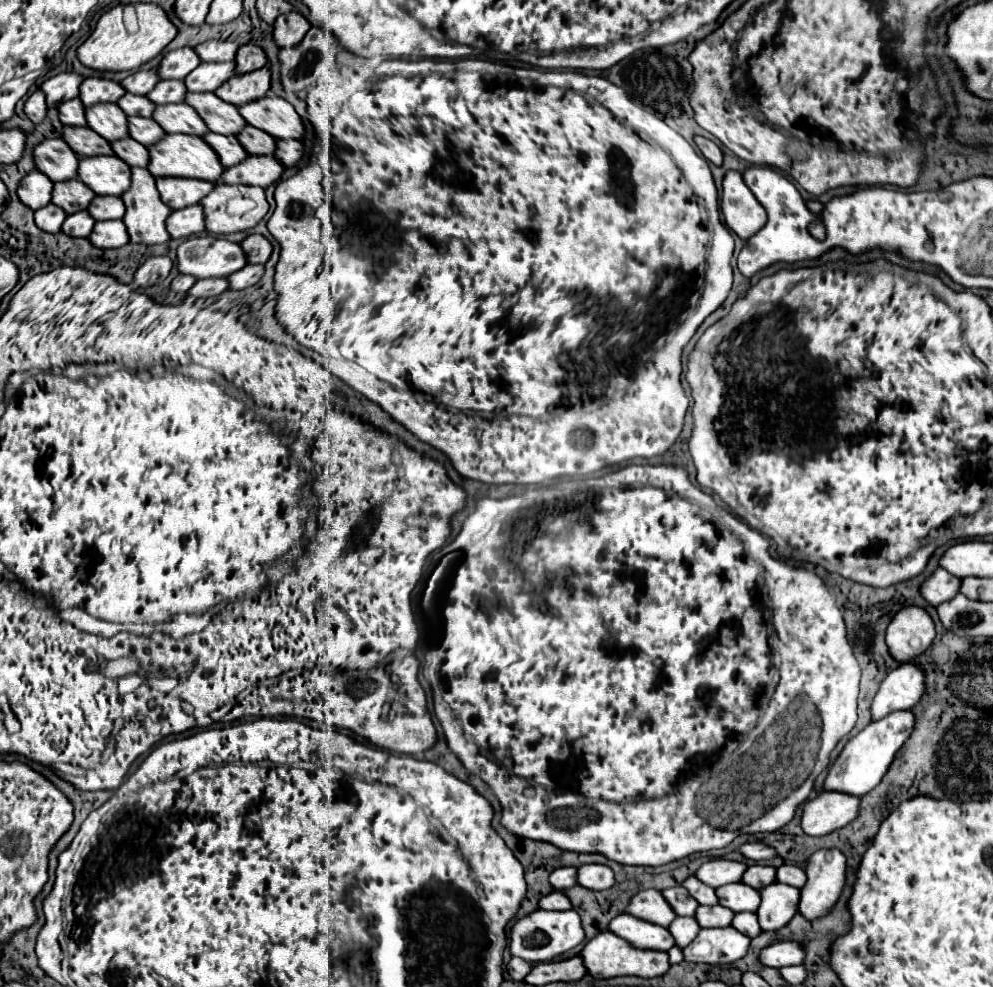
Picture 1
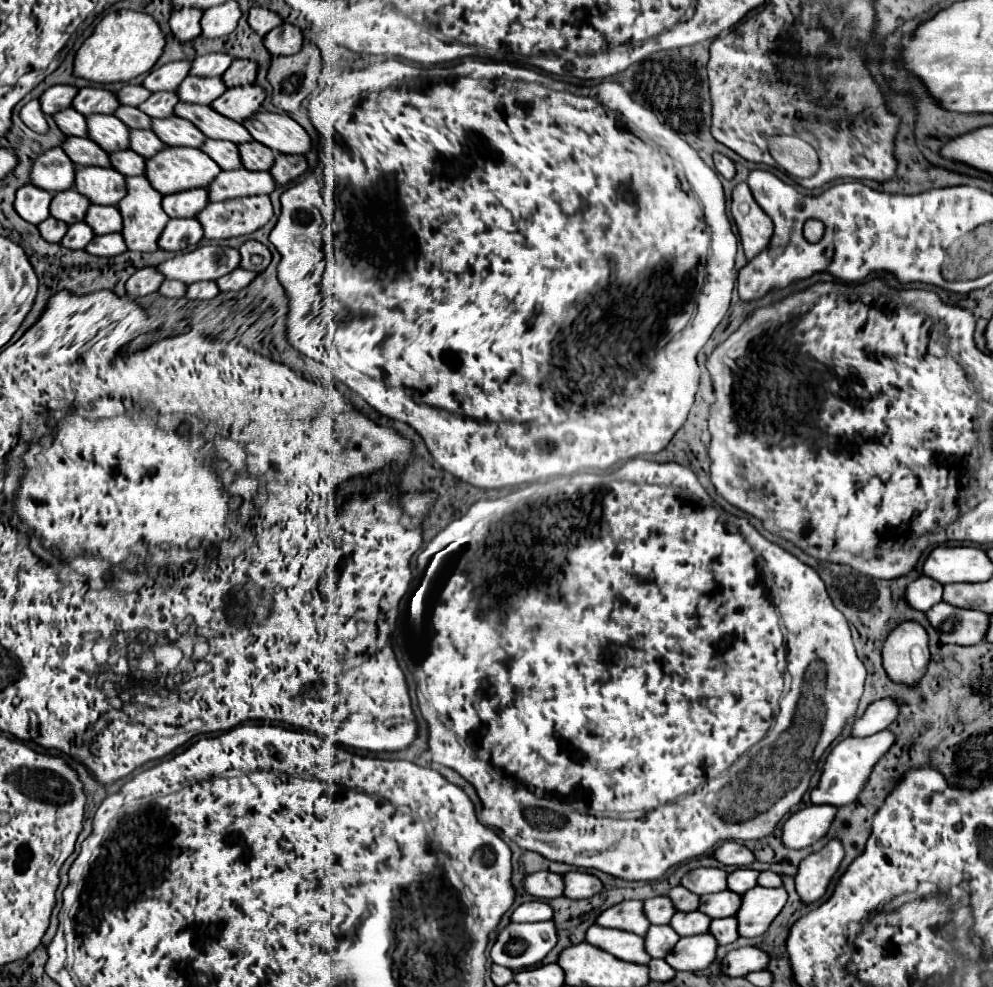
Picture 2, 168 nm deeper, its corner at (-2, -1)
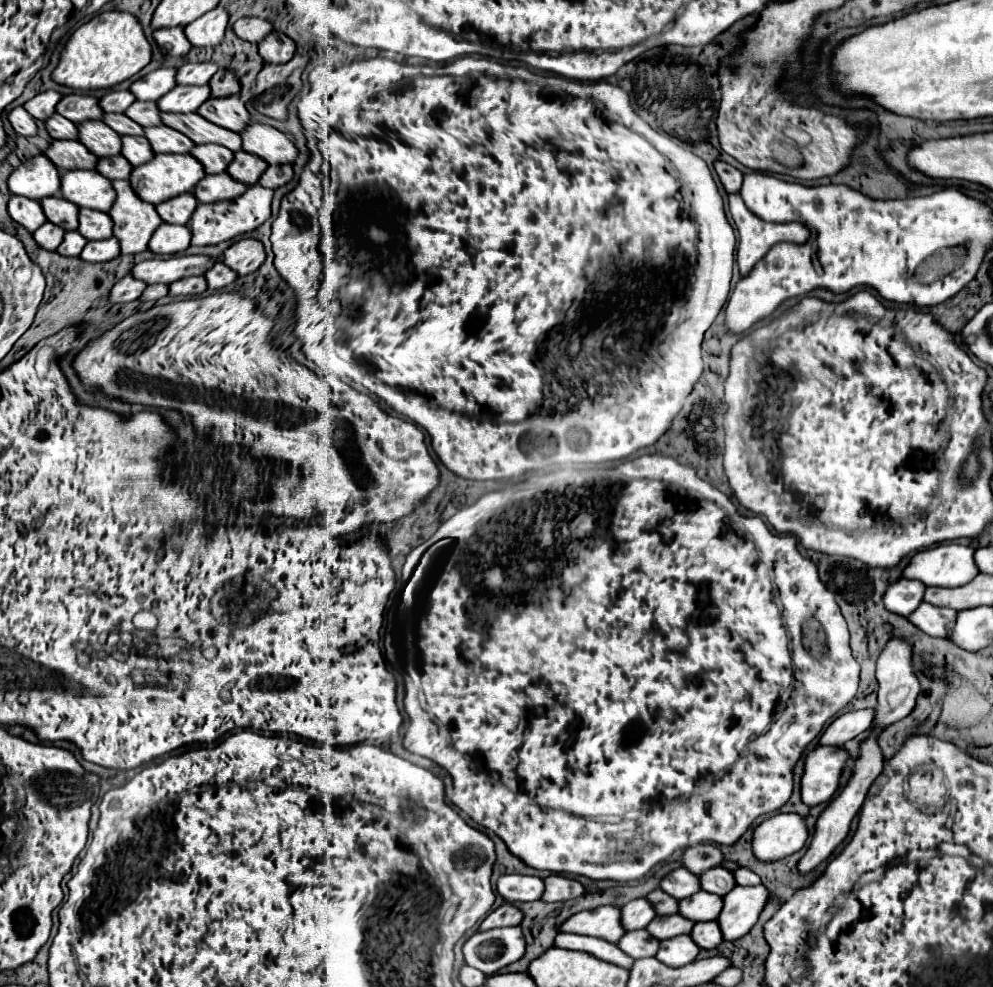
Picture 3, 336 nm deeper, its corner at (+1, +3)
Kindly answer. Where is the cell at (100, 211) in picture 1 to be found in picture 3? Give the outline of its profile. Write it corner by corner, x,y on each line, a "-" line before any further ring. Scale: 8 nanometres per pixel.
80,209
80,227
78,233
88,241
100,241
112,237
112,219
108,213
94,209

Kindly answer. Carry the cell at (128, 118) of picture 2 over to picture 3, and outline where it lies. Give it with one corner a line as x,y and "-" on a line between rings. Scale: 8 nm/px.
106,113
102,119
110,129
114,129
120,137
122,135
132,135
132,137
140,137
144,135
144,129
134,123
132,119
128,119
124,113

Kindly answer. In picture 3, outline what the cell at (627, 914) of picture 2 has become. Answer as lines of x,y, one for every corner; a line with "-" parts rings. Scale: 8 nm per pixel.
604,905
592,911
580,911
574,917
568,917
562,923
560,933
578,933
588,937
600,937
610,943
616,943
626,931
620,923
620,909
612,905

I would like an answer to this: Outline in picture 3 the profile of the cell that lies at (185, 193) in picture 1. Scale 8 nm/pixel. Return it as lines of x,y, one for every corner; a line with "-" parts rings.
184,193
184,195
178,195
174,199
168,199
164,203
160,203
156,207
158,215
162,217
164,223
170,223
170,225
186,225
196,209
198,201
194,201
194,195
192,193

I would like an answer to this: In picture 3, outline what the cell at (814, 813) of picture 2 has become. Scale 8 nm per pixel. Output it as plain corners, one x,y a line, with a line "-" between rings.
778,813
764,819
752,835
752,855
762,863
780,861
804,847
808,827
796,813

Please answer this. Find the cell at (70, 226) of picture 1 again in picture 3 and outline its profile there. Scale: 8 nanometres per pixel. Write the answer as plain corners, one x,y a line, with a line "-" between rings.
68,231
64,235
62,245
56,251
62,253
62,255
66,255
66,257
78,257
82,253
84,245
86,245
86,239
78,231

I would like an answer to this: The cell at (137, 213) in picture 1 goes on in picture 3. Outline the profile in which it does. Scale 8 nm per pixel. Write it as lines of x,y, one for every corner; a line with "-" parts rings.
112,181
112,185
116,191
116,201
108,215
114,223
114,237
120,241
120,253
142,253
148,249
148,241
162,219
154,205
138,199
128,181

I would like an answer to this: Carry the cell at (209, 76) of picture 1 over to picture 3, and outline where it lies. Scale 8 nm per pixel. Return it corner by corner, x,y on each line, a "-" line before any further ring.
178,85
170,93
160,97
156,105
162,113
194,113
206,99
210,99
208,85
202,85
202,87

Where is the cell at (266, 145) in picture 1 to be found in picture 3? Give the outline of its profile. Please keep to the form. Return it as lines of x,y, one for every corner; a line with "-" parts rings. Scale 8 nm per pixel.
238,151
234,153
234,161
228,165
226,173
230,173
230,177
234,177
238,183
244,183
244,185
254,185
258,183
260,175
264,173
268,165
258,159
258,157
252,157
250,153
246,151

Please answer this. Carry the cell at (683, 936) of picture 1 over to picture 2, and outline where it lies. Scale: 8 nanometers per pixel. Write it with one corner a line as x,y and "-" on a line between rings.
653,925
645,935
645,949
653,959
657,959
665,957
669,949
677,945
677,941
679,937
677,933
673,933
673,929
669,929
669,925

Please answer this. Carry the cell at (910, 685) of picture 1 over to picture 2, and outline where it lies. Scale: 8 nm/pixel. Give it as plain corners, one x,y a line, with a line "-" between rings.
891,697
877,699
867,707
863,717
855,719
853,737
867,737
877,731
883,731
895,721
895,717
899,717
899,705
891,701

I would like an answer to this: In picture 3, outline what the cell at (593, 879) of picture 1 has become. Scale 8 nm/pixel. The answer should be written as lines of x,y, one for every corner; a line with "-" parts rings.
550,875
544,881
546,881
546,889
542,893
542,901
546,901
546,903
576,899
584,893
584,887
578,881
568,879
564,875

